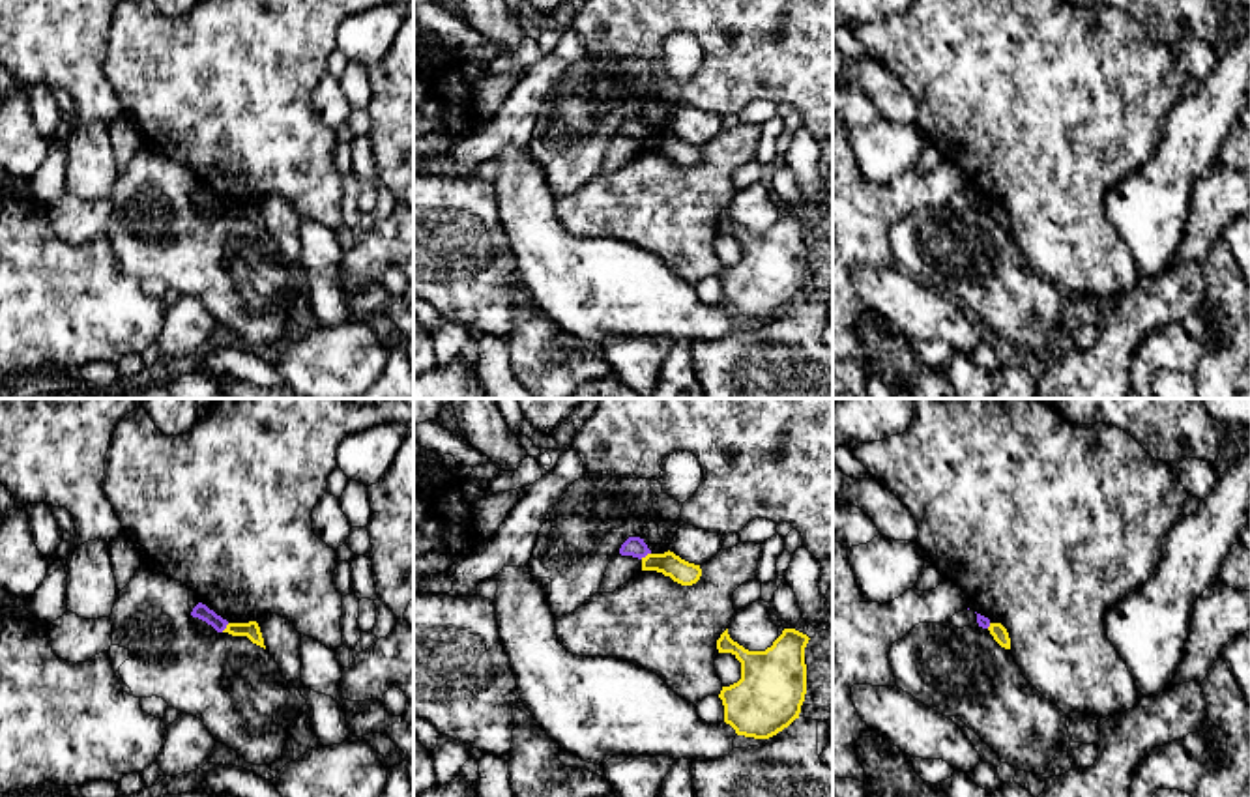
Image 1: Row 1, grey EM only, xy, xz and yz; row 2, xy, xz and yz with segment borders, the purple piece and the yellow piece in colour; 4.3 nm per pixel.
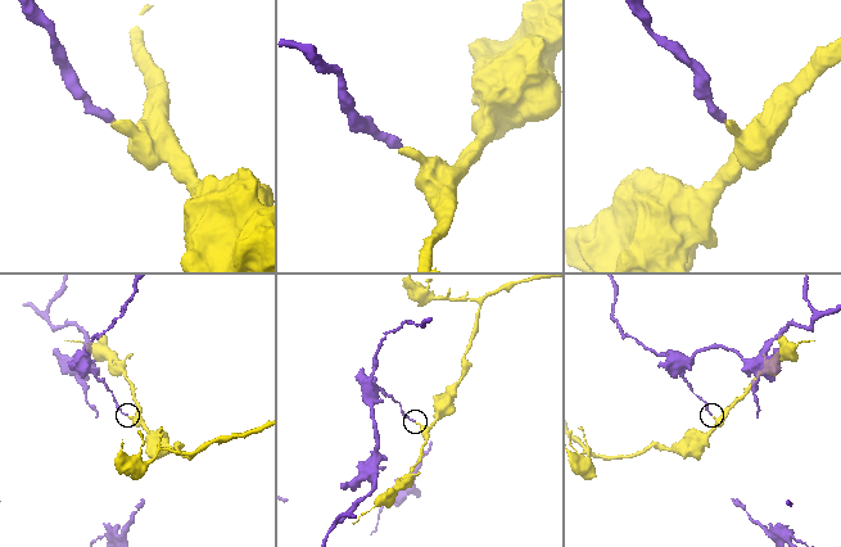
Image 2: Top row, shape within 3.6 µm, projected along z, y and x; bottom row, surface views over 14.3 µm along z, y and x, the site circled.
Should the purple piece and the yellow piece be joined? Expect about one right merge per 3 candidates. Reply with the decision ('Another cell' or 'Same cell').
Another cell

